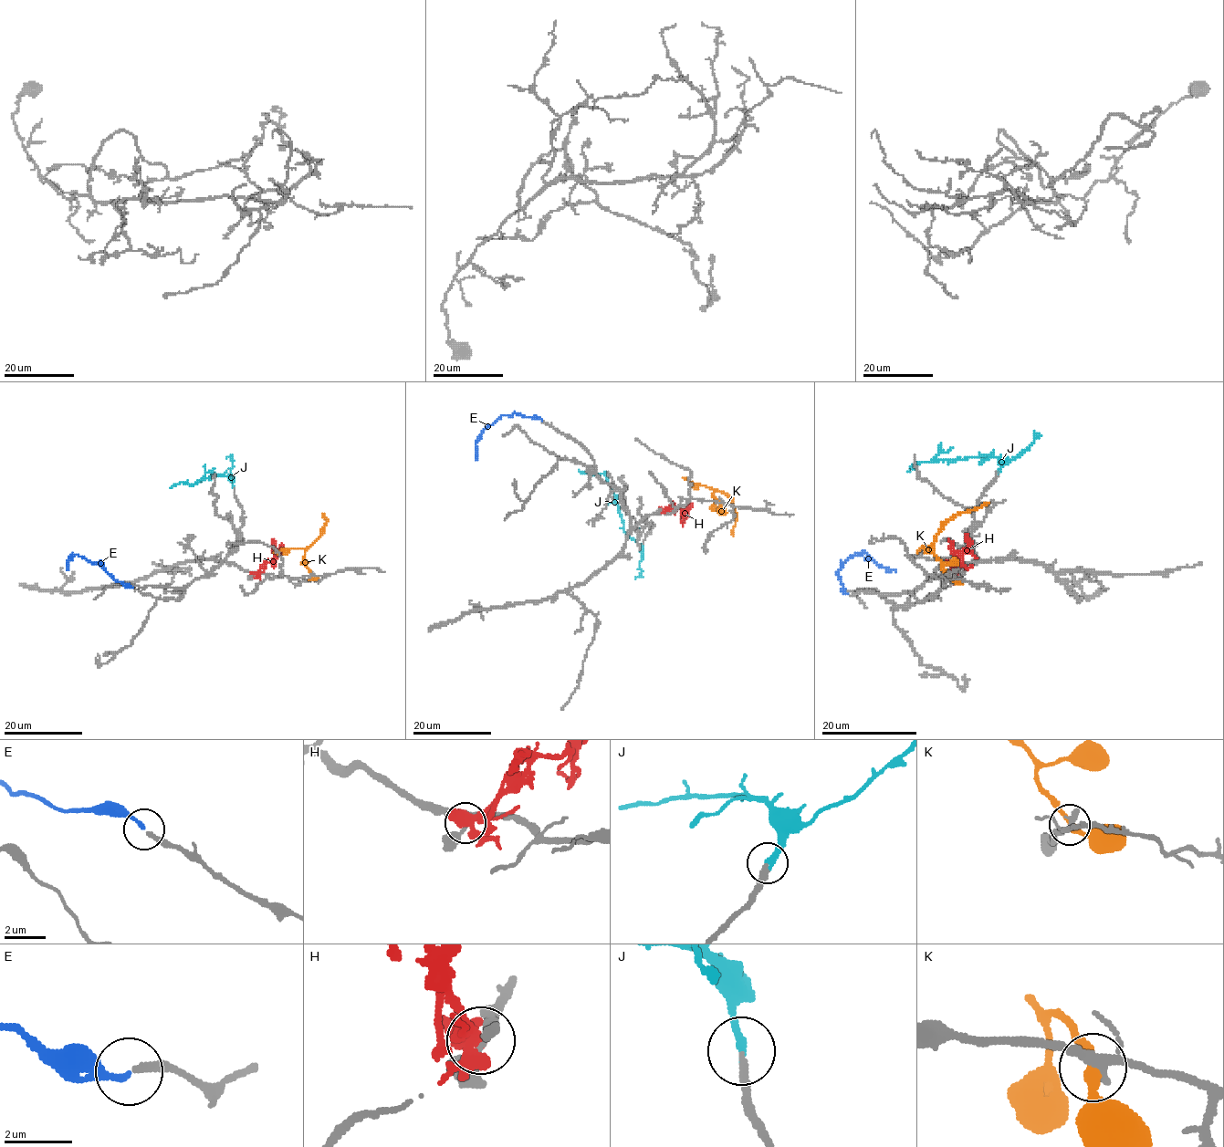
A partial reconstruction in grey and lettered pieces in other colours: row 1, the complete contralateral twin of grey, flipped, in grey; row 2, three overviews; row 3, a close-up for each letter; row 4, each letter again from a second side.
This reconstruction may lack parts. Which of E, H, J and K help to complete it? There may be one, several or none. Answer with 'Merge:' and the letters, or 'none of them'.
Merge: E, J

